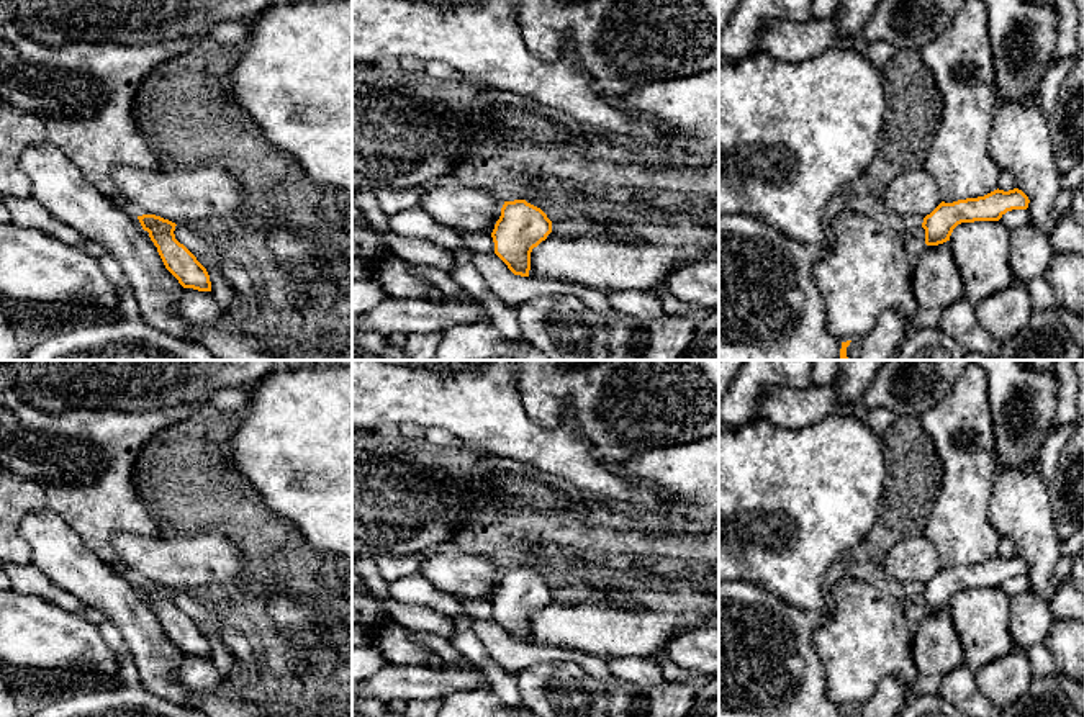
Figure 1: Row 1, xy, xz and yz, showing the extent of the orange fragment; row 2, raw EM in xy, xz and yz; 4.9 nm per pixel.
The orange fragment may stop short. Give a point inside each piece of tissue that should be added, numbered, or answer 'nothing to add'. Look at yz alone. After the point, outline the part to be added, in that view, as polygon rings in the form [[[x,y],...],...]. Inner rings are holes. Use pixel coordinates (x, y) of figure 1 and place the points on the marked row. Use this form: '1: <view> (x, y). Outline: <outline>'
nothing to add

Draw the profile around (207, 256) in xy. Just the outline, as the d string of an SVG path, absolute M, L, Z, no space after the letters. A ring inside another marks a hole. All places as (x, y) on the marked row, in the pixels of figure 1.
M177 224L174 234L175 239L183 244L206 268L211 282L211 293L216 298L223 314L226 314L237 295L234 291L234 286L223 275L221 254L215 247L206 244L201 237L193 234L185 224Z

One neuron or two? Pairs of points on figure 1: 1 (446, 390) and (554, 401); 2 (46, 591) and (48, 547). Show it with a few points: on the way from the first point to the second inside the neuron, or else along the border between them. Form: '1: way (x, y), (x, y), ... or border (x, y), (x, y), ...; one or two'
1: border (514, 377), (524, 410), (546, 428); two
2: border (30, 563), (79, 599); two

